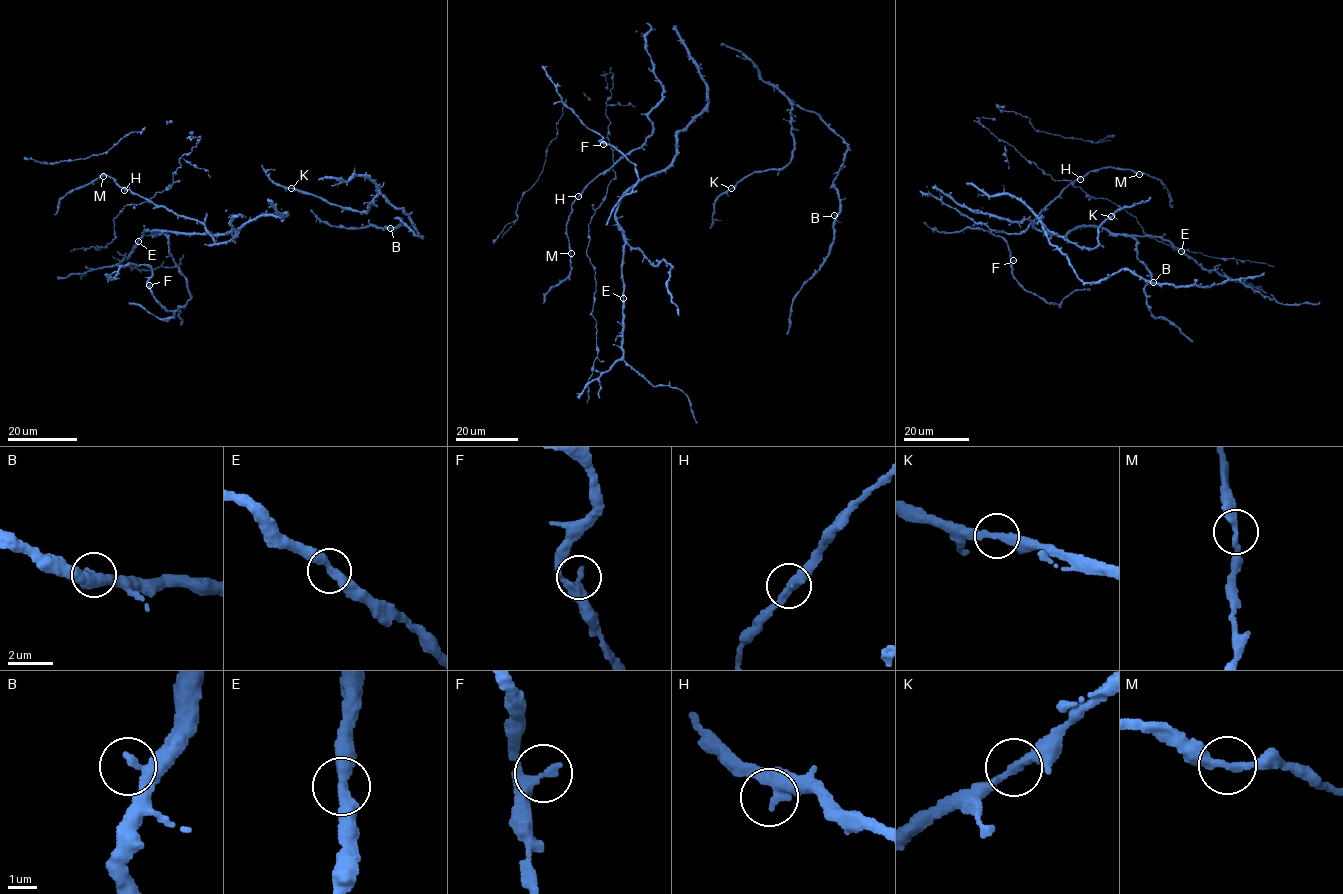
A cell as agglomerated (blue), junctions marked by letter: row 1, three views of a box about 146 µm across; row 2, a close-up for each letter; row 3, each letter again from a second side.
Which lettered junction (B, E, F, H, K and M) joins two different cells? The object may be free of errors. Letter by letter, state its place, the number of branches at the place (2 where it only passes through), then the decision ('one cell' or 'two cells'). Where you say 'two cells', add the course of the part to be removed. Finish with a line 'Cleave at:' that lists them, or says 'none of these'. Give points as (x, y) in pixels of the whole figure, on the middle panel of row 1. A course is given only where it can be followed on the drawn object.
B: place (834, 215); branches 2; one cell
E: place (623, 298); branches 2; one cell
F: place (603, 144); branches 2; one cell
H: place (578, 196); branches 2; one cell
K: place (731, 188); branches 2; one cell
M: place (571, 253); branches 2; one cell
Cleave at: none of these

